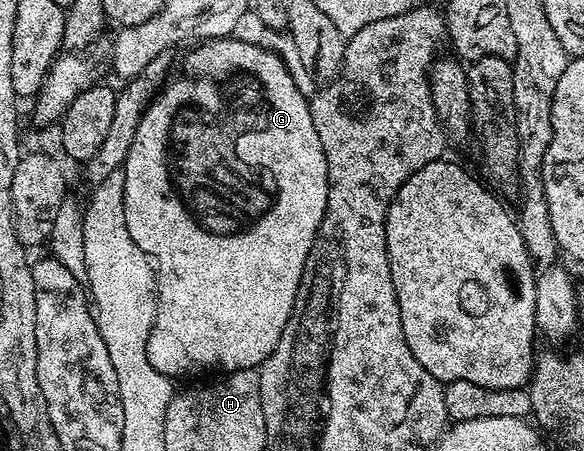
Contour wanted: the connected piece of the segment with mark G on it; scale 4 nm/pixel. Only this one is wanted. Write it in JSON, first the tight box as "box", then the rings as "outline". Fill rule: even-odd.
{"box":[123,38,327,377],"outline":[[[237,38],[207,39],[198,42],[194,51],[186,53],[185,60],[181,63],[185,75],[178,79],[170,78],[142,113],[123,166],[127,233],[131,233],[131,241],[135,241],[135,245],[139,245],[139,249],[143,249],[143,253],[149,256],[157,280],[157,316],[147,341],[147,361],[151,361],[151,365],[159,373],[170,377],[185,375],[188,371],[205,371],[208,367],[222,367],[220,370],[225,373],[260,368],[265,358],[275,349],[291,317],[305,262],[327,209],[327,157],[323,153],[323,145],[319,145],[315,121],[311,121],[307,95],[301,92],[288,65],[275,52],[268,51],[257,43]]]}

